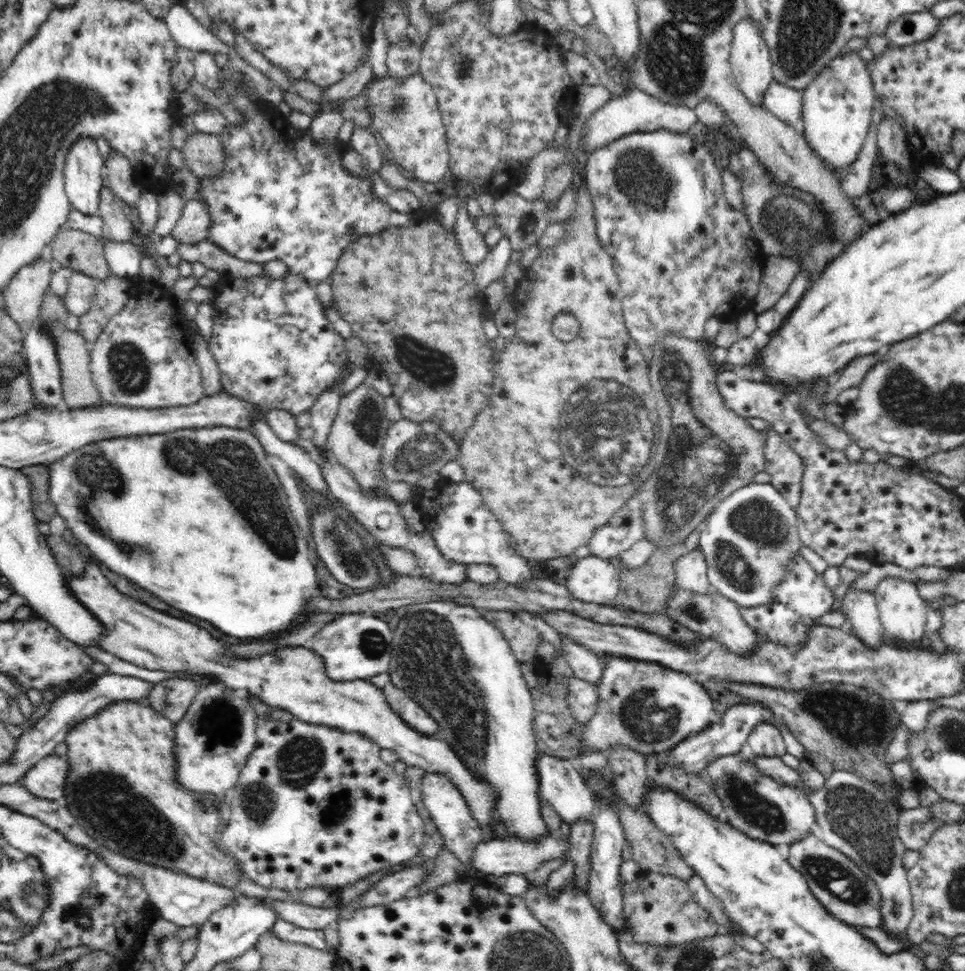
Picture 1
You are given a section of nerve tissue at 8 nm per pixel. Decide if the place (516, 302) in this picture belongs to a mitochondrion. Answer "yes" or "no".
no

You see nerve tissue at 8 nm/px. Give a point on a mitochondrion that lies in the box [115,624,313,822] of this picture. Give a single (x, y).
(210, 711)

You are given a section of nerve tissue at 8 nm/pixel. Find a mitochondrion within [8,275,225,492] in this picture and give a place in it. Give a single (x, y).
(127, 363)

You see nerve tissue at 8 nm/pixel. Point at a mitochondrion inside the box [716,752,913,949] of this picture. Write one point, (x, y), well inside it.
(856, 816)

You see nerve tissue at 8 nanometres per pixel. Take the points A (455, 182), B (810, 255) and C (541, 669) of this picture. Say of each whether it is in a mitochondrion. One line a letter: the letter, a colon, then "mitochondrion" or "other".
A: other
B: mitochondrion
C: other

